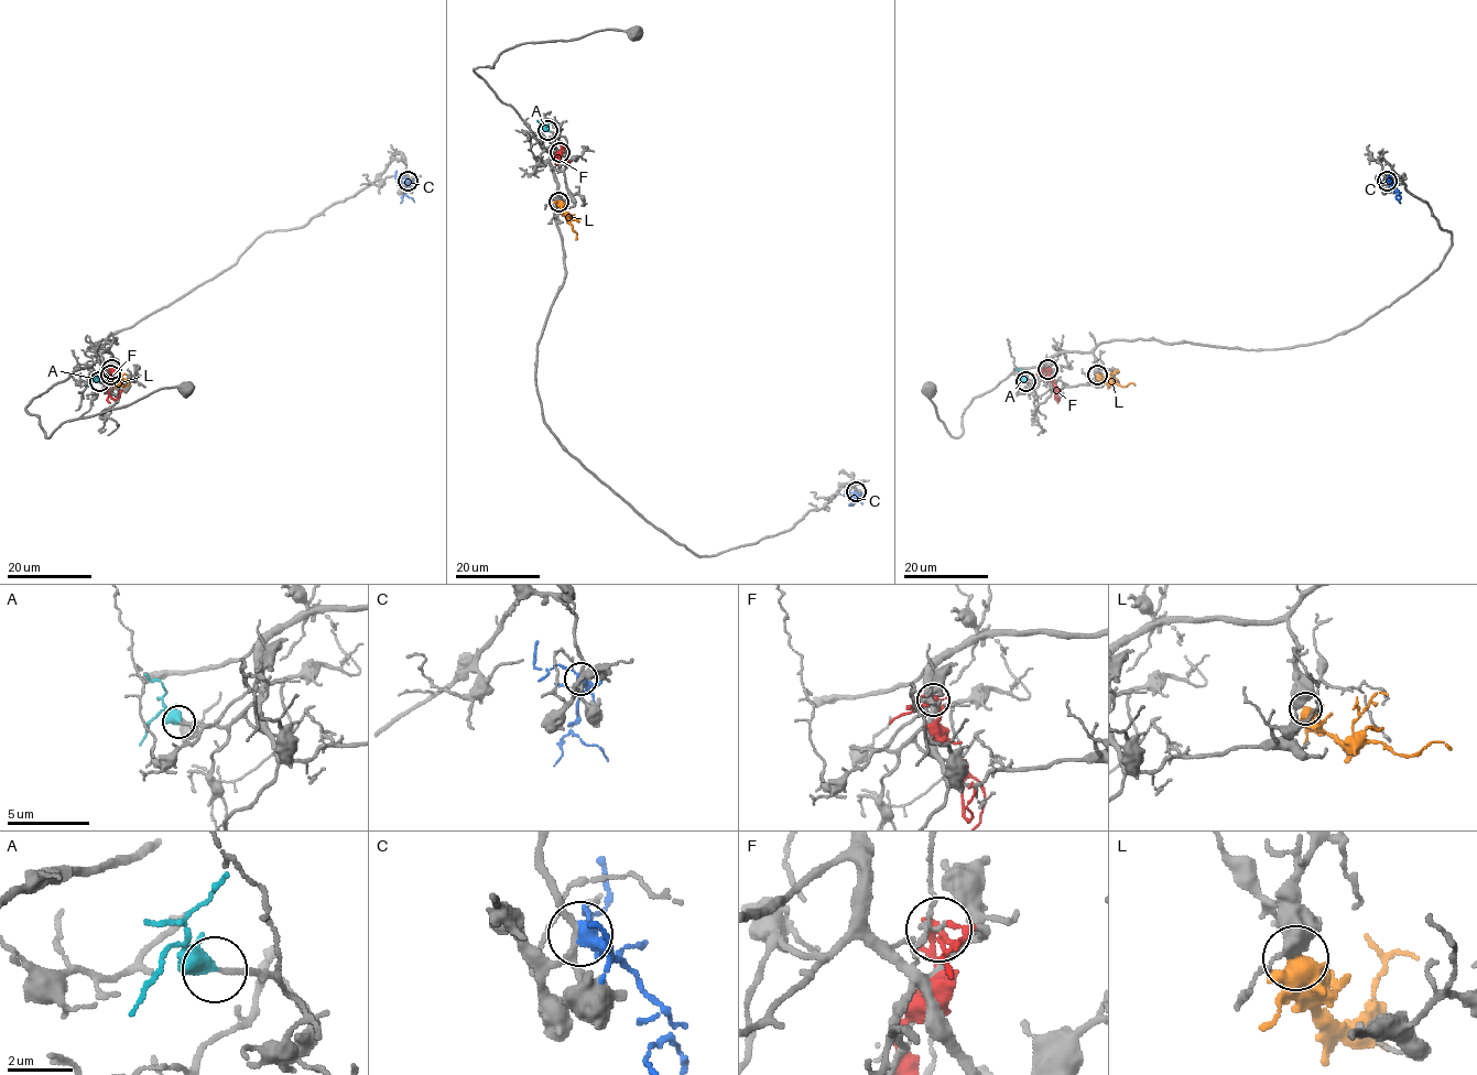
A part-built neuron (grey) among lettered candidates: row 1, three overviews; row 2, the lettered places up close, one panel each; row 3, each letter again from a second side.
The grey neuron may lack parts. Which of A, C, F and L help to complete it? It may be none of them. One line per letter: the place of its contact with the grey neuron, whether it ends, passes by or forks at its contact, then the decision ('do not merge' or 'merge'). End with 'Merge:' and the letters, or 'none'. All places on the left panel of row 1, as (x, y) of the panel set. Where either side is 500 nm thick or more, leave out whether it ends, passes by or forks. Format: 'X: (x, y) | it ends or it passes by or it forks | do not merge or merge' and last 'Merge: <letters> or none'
A: (99, 381) | it passes by | merge
C: (408, 181) | it passes by | do not merge
F: (111, 369) | it passes by | do not merge
L: (110, 375) | do not merge
Merge: A

